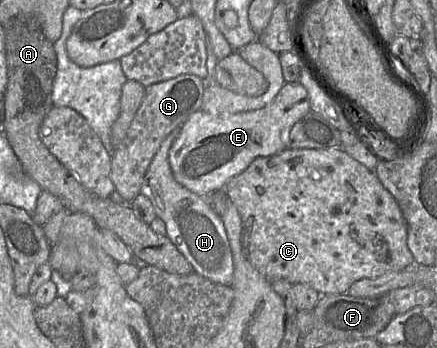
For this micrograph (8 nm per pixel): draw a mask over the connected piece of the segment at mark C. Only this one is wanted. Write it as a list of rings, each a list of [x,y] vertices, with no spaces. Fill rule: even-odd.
[[[343,147],[319,149],[285,148],[272,156],[257,157],[242,173],[227,182],[224,191],[241,216],[241,241],[244,254],[251,265],[268,280],[284,279],[291,284],[306,284],[321,295],[343,294],[358,280],[379,277],[387,272],[404,270],[416,264],[413,254],[407,245],[407,223],[397,201],[383,186],[376,174],[349,156]]]

